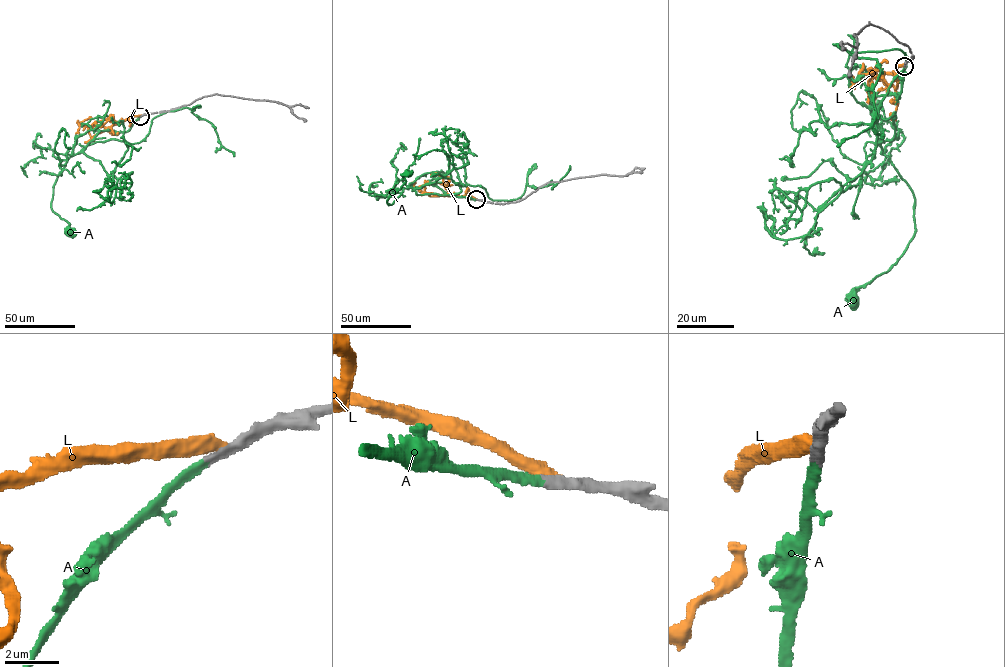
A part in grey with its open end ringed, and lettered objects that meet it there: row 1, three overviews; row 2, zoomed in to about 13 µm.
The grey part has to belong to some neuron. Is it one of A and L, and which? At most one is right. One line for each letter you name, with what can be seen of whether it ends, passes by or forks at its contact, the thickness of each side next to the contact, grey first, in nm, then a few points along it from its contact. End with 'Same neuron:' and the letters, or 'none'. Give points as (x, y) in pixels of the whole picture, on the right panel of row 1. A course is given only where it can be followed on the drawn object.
A: It ends there. Thickness 300 nm (grey) against 260 nm. Its course: (905, 67), (899, 97), (877, 95), (871, 112), (881, 152), (913, 193), (915, 233), (854, 299)
Same neuron: A

